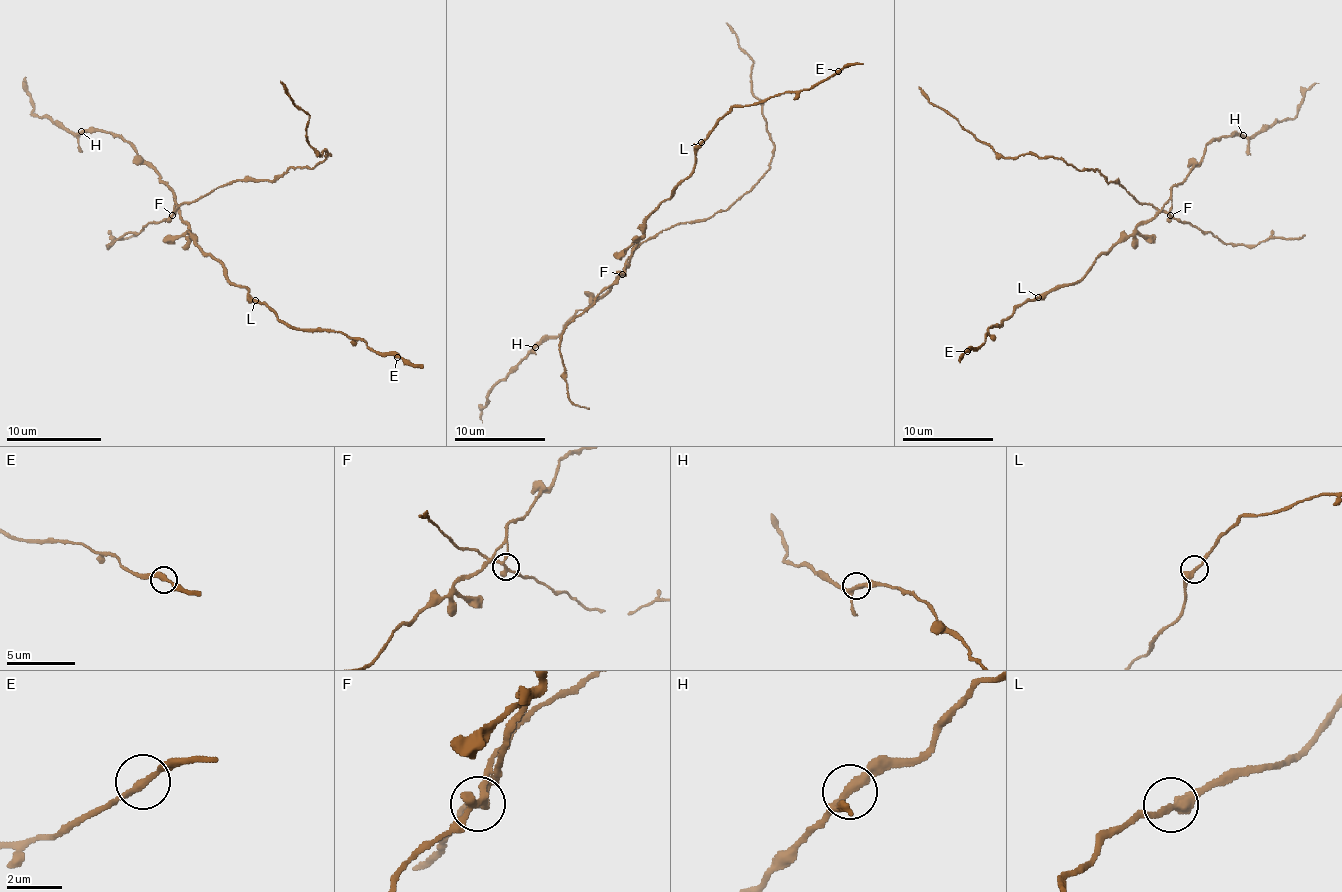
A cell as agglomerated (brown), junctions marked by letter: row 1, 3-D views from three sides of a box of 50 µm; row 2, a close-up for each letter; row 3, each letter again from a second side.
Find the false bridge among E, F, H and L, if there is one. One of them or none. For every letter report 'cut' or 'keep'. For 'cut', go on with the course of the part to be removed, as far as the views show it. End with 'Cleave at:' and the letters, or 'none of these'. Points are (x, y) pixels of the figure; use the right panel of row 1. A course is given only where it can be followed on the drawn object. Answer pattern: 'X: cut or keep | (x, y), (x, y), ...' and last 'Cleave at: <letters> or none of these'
E: keep
F: cut | (1170, 215), (1138, 201), (1095, 169), (1026, 153), (999, 158), (933, 105), (919, 87)
H: keep
L: keep
Cleave at: F

